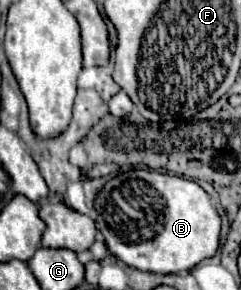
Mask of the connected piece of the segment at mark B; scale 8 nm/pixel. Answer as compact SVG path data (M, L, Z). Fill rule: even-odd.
M132 169L128 173L120 173L118 177L110 179L100 195L96 197L96 225L106 239L106 247L114 253L120 261L140 271L152 273L178 273L192 269L202 259L214 257L220 245L220 215L210 203L208 193L190 179L146 171L146 169Z

